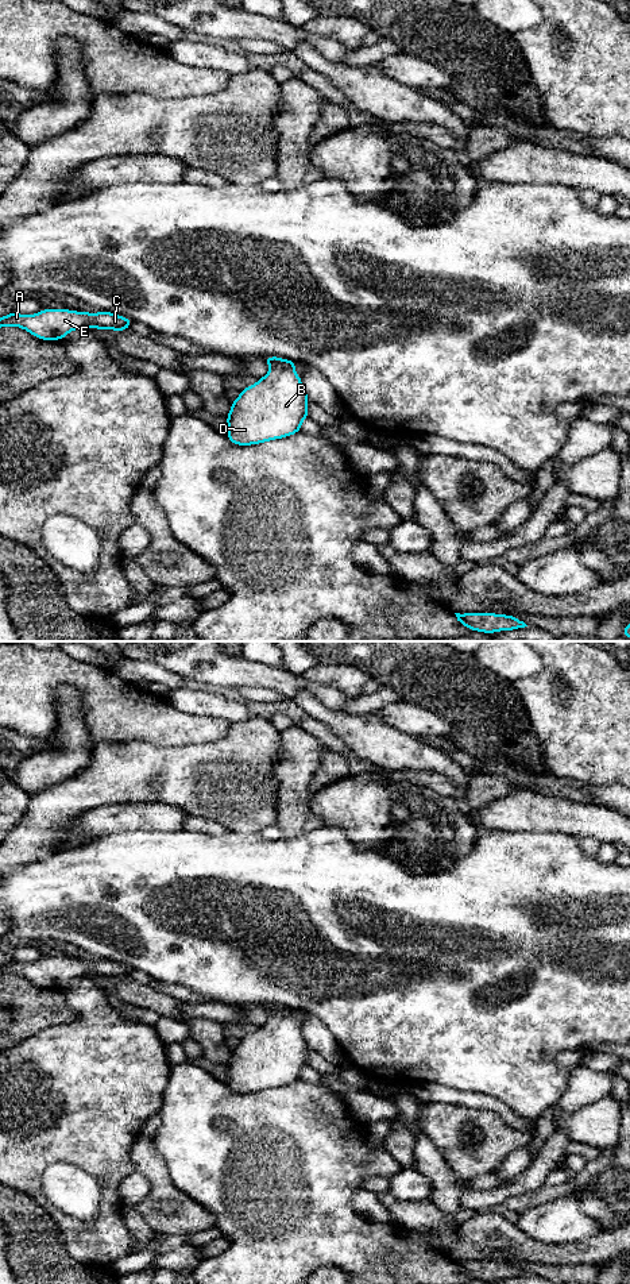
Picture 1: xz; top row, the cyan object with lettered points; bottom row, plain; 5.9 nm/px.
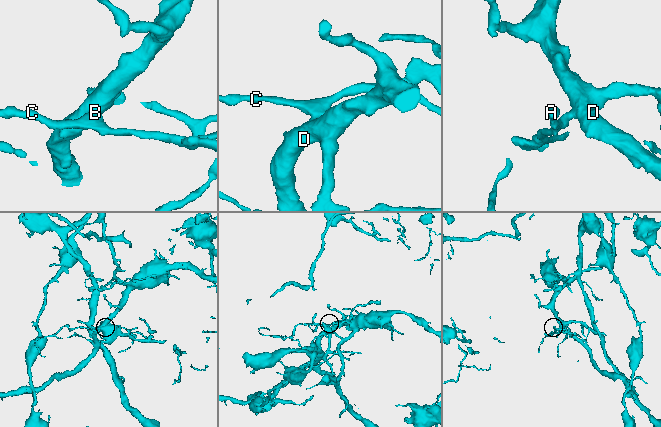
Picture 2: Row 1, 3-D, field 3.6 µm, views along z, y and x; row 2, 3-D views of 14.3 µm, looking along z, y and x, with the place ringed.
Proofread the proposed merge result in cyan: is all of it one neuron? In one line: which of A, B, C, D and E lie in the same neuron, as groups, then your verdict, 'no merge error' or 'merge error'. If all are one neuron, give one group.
groups A B C D E; no merge error

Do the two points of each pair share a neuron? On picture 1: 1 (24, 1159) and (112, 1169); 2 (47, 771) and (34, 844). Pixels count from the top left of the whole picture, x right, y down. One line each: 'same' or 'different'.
1: same
2: different

